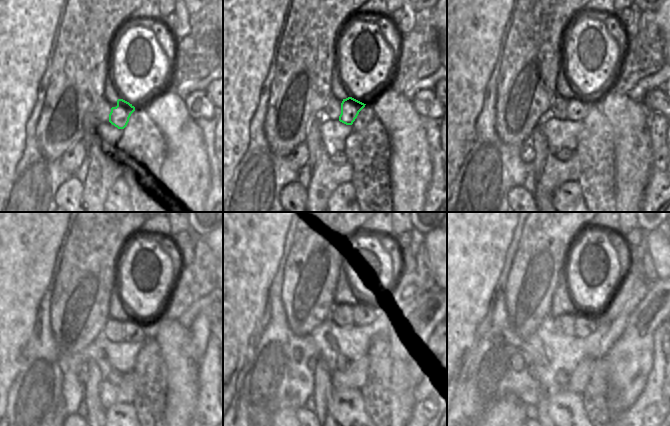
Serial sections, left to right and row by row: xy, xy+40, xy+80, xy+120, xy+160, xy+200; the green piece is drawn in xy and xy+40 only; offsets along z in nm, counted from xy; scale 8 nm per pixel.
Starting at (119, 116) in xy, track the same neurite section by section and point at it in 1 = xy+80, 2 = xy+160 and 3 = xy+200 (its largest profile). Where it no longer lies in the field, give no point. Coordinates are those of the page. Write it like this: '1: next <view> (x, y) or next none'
1: next xy+80 (577, 108)
2: next xy+160 (358, 321)
3: next xy+200 (585, 324)

